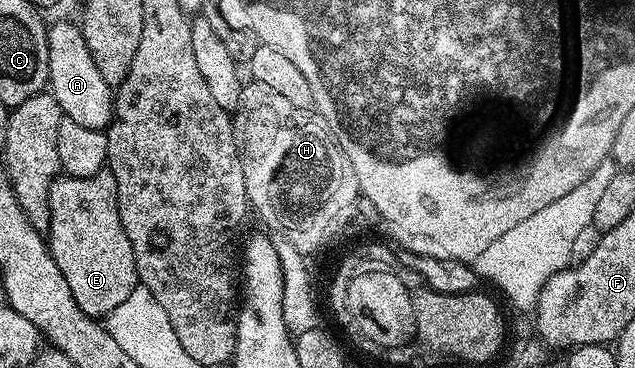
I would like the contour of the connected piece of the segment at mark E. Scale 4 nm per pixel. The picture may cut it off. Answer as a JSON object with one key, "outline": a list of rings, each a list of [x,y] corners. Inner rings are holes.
{"outline":[[[105,168],[85,178],[58,176],[50,188],[48,203],[52,218],[48,221],[46,241],[52,259],[58,264],[66,284],[70,284],[70,292],[74,292],[78,308],[91,318],[107,319],[108,314],[114,312],[114,308],[118,308],[118,304],[122,304],[122,300],[126,300],[138,284],[134,248],[130,248],[130,240],[126,240],[126,232],[118,216],[118,188],[111,170]]]}

